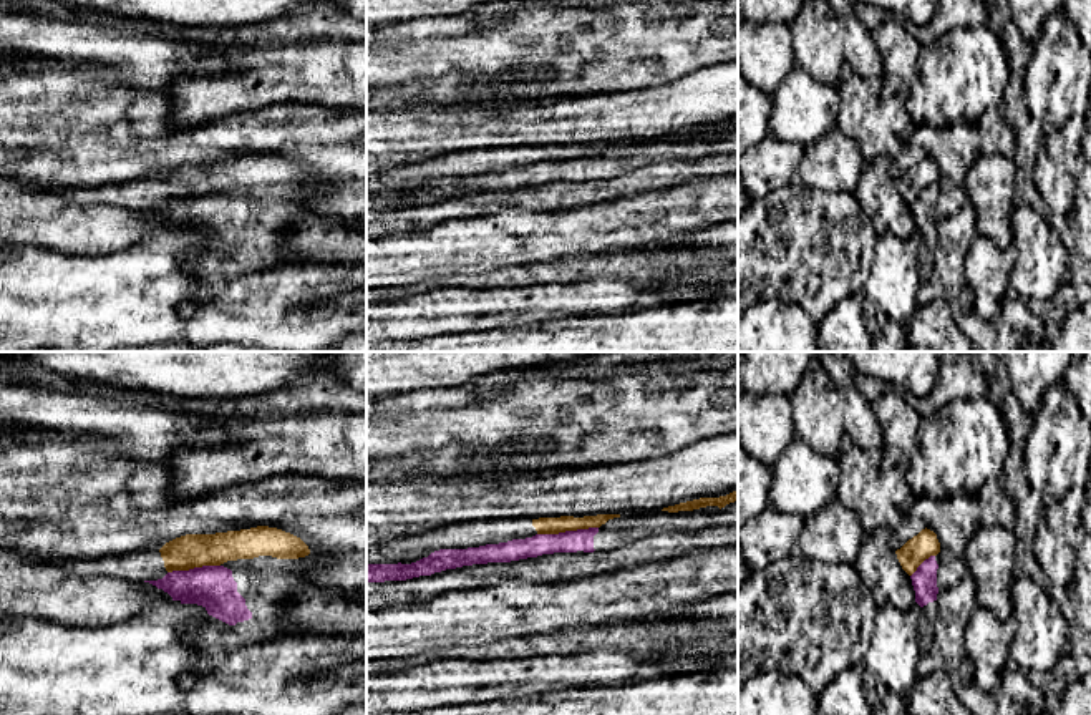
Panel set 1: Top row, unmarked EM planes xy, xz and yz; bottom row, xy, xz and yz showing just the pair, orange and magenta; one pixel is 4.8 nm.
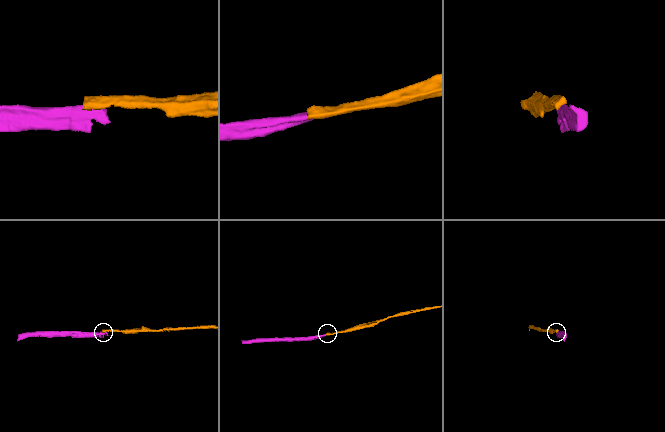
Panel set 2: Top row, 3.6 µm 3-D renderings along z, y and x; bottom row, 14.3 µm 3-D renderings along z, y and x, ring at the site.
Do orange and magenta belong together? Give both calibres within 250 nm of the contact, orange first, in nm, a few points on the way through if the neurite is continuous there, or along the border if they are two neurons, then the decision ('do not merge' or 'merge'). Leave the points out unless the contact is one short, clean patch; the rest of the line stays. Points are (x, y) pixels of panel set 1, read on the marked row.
calibres 80 and 110 nm; border xz (597, 526), (538, 535); do not merge

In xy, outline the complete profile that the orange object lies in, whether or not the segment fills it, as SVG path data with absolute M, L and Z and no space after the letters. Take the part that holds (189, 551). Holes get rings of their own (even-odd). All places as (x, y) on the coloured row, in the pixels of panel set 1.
M257 526L216 534L186 534L166 542L159 551L133 551L98 559L51 559L78 576L111 576L133 582L158 581L172 571L221 566L227 561L272 556L298 559L310 554L297 536L277 528Z

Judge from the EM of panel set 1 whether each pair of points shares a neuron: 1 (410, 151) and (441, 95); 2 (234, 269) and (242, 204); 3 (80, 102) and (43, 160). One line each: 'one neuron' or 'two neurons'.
1: two neurons
2: one neuron
3: one neuron

